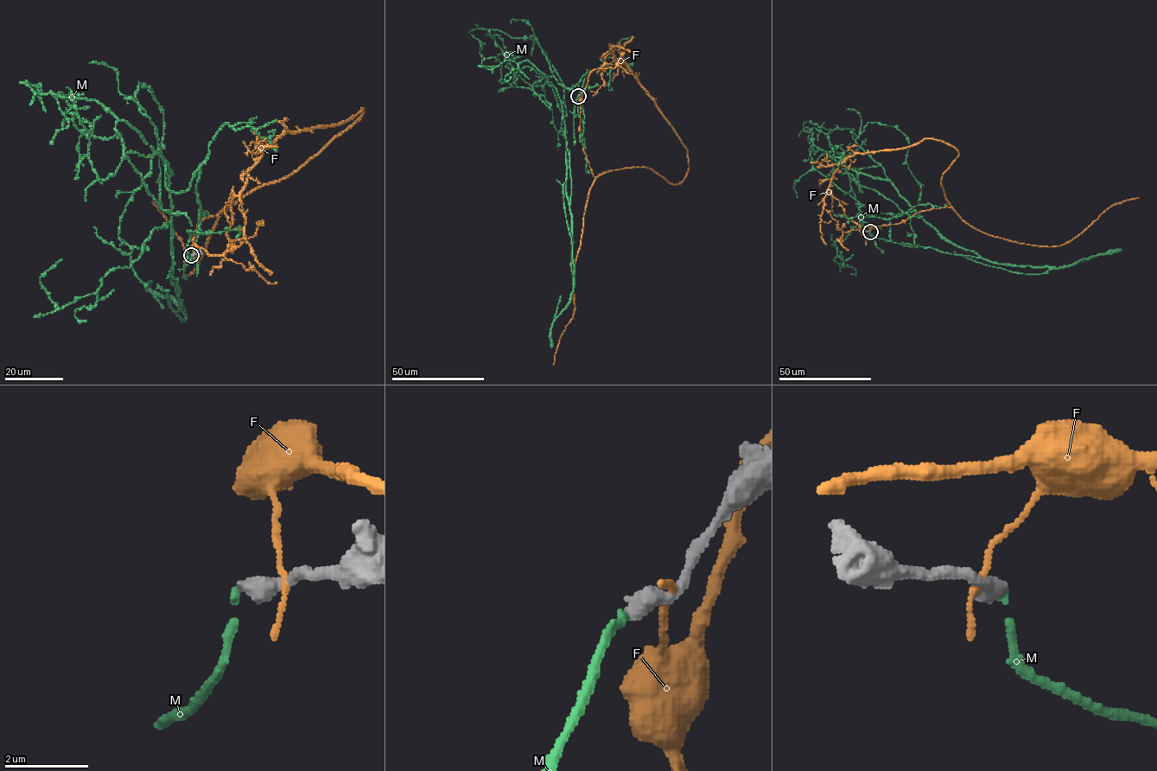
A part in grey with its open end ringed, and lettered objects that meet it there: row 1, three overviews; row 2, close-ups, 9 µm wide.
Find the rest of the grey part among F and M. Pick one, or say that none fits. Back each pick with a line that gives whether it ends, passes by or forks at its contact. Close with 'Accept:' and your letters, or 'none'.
M: it ends there
Accept: M

